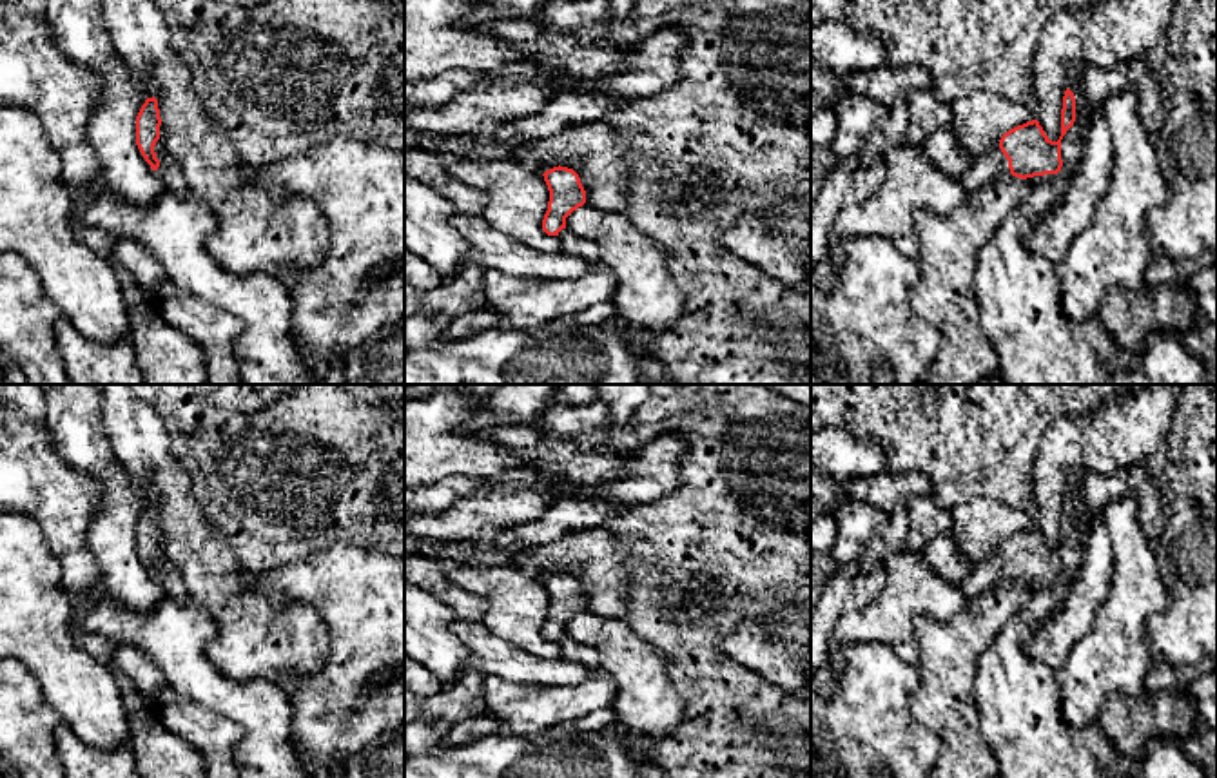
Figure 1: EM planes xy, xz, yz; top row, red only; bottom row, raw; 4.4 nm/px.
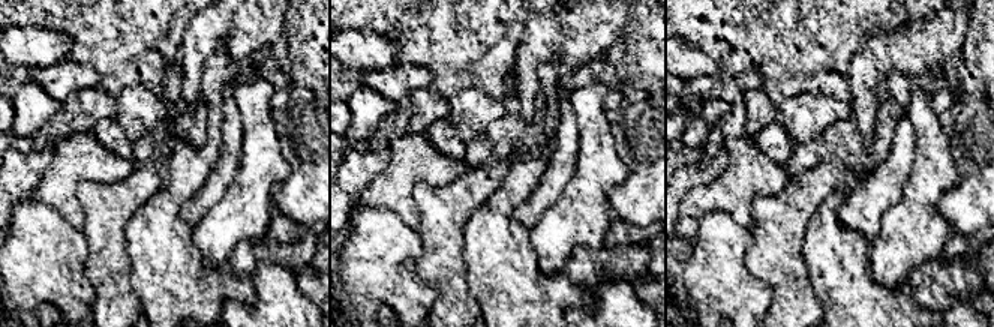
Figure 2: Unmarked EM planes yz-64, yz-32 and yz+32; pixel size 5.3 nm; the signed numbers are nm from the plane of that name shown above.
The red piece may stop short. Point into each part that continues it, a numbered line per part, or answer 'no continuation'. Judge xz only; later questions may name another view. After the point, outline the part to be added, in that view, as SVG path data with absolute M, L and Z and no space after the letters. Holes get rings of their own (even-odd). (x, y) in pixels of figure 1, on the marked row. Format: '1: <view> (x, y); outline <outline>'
1: xz (572, 243); outline M570 229L559 232L562 252L584 258L595 270L604 268L600 248L595 241L573 234Z

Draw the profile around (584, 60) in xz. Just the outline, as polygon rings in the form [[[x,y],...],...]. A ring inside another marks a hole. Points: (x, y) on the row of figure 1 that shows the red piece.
[[[513,18],[473,24],[473,29],[510,44],[533,45],[539,51],[528,60],[533,65],[586,80],[629,69],[628,54],[635,47],[609,42],[608,24],[559,33],[535,20]]]

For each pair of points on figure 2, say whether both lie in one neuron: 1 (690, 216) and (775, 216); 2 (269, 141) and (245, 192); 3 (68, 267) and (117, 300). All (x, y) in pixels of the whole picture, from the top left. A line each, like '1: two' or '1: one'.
1: two
2: one
3: two

